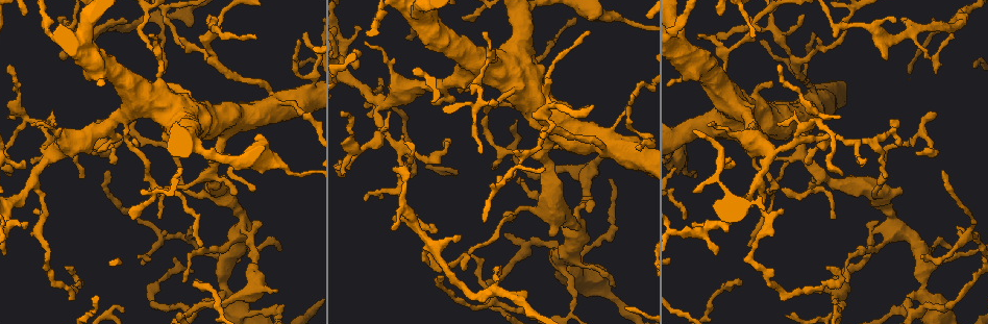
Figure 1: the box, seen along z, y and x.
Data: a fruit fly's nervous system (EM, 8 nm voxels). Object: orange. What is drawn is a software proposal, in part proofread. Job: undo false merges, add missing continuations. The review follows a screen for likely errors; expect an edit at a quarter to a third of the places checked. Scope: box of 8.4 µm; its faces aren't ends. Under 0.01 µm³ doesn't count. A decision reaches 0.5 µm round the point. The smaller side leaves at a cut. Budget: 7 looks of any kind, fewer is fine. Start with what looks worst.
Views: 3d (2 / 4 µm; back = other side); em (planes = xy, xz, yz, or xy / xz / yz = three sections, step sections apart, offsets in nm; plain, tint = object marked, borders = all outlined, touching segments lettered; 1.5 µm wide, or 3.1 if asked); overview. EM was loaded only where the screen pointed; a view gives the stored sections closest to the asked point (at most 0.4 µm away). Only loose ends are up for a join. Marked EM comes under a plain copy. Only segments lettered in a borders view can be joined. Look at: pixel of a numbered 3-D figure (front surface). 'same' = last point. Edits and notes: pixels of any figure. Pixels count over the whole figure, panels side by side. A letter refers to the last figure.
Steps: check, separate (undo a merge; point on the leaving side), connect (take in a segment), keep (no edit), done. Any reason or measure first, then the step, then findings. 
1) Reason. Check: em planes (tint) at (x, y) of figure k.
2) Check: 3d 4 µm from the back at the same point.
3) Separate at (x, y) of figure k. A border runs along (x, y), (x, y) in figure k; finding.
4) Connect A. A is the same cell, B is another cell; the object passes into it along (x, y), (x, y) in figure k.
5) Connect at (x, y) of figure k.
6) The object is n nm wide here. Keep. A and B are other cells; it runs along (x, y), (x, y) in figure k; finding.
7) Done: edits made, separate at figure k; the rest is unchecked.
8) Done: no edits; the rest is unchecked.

Check: em planes (borders) at (64, 60) of figure 1.

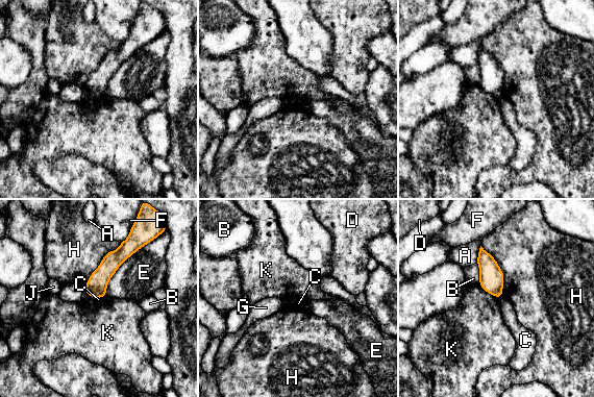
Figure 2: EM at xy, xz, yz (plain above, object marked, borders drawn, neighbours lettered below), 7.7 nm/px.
The longest contact is with E, 500 nm. Keep. A, B, C, D, E, F, G, H, J and K are other cells; no lettered segment goes on from it.

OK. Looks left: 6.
Sudden change in width. Check: 3d 4 µm at (603, 148) of figure 1.

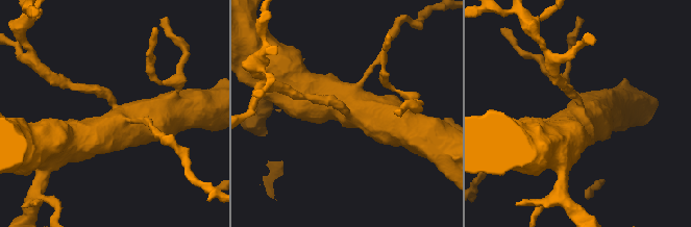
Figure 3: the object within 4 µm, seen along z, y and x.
Now the EM. Check: em yz step 8 (borders) at (346, 111) of figure 3.

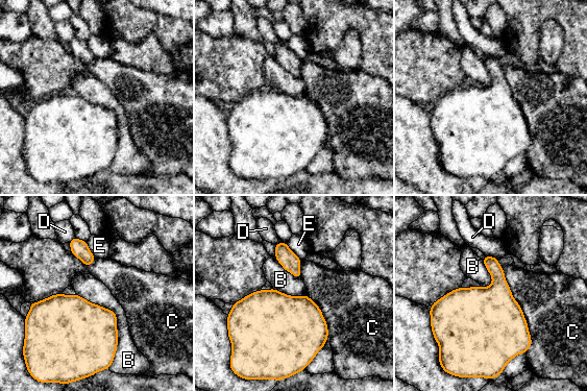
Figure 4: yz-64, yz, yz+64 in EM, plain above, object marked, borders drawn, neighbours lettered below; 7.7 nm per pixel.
The longest contact is with C, 700 nm. Keep. B, C, D and E are other cells; a border runs along (76, 293), (115, 313), (112, 364) in figure 4; one cell here.

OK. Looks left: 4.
Sharp bend. Check: 3d 4 µm at (751, 252) of figure 1.

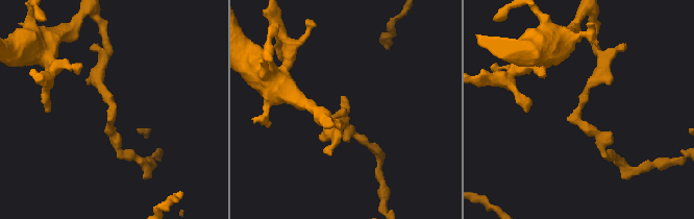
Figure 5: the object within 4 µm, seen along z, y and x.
Check: em planes (borders) at (345, 108) of figure 5.

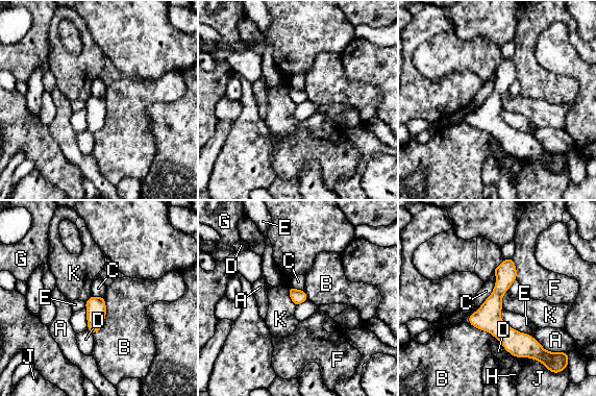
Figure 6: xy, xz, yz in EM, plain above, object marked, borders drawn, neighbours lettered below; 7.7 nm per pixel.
The object is 110 nm wide here. Keep. A, B, C, D, E, F, G, H, J and K are other cells; it runs along (505, 262), (495, 322), (539, 347) in figure 6; one cell here.

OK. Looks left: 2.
Done: no edits; the rest is unchecked.

